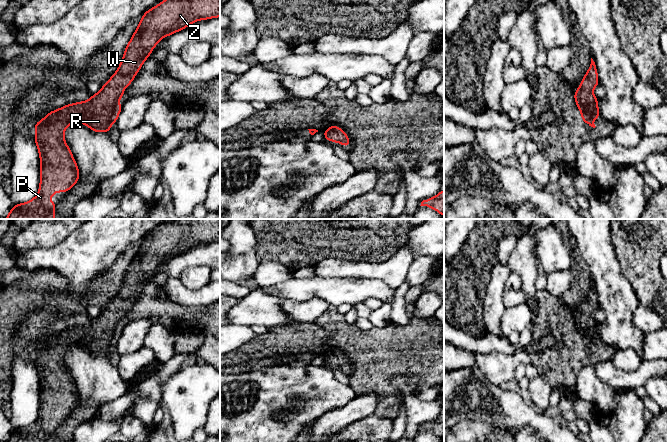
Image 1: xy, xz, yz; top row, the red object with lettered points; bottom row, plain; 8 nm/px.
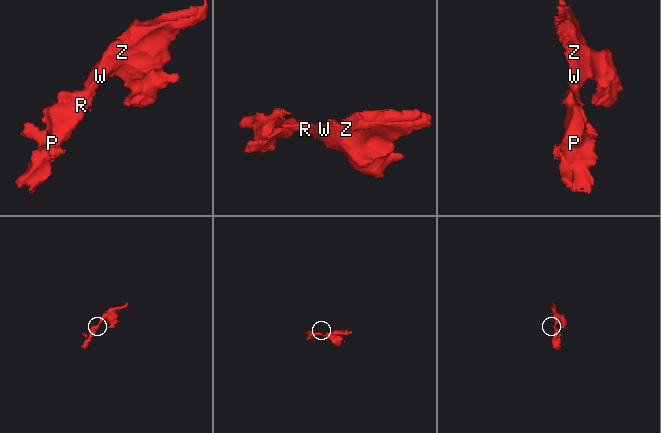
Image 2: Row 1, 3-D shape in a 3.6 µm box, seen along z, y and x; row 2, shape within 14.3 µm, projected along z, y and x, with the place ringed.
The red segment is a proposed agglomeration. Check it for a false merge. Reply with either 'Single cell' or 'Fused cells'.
Single cell

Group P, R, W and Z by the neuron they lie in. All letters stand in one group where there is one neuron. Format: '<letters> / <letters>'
P R W Z

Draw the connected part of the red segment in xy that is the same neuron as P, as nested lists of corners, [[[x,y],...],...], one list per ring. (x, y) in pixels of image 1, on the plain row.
[[[171,219],[155,231],[147,234],[141,241],[141,245],[132,259],[128,269],[125,272],[122,285],[117,295],[112,301],[101,311],[101,314],[92,318],[89,324],[83,326],[75,326],[65,329],[58,334],[53,334],[45,339],[45,342],[36,346],[34,365],[38,372],[41,394],[41,404],[39,407],[39,417],[30,425],[13,429],[9,438],[5,443],[56,443],[53,436],[57,430],[53,423],[52,428],[48,428],[48,423],[56,416],[69,416],[70,412],[79,405],[79,393],[72,376],[64,364],[64,355],[67,350],[72,349],[75,345],[88,350],[93,356],[109,357],[111,349],[116,348],[117,342],[122,334],[119,329],[119,323],[124,320],[124,313],[128,311],[138,295],[142,292],[143,286],[150,281],[151,275],[156,271],[157,267],[164,261],[174,258],[185,253],[190,248],[199,245],[220,241],[220,219]]]

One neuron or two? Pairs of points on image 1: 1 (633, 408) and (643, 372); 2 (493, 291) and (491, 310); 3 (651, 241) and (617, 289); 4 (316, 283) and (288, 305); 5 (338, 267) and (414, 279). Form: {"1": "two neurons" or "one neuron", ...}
{"1": "two neurons", "2": "one neuron", "3": "two neurons", "4": "two neurons", "5": "two neurons"}

